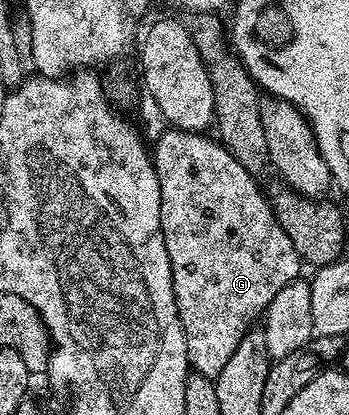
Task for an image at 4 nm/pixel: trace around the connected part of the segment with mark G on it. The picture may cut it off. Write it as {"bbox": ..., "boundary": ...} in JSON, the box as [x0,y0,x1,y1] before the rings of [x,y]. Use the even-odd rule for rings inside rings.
{"bbox":[153,129,301,381],"boundary":[[[167,129],[167,132],[156,141],[155,147],[153,143],[153,162],[161,189],[161,229],[163,230],[165,249],[169,253],[175,304],[179,310],[179,320],[183,323],[183,332],[187,335],[187,362],[194,374],[196,371],[197,374],[204,375],[208,381],[211,381],[219,376],[221,369],[225,369],[225,365],[231,360],[235,350],[239,348],[240,343],[244,342],[243,330],[246,329],[247,322],[255,318],[258,320],[266,312],[277,292],[285,284],[292,283],[295,279],[300,278],[301,260],[299,254],[293,249],[293,241],[289,241],[285,229],[278,224],[268,196],[266,194],[263,196],[262,189],[255,184],[256,176],[247,171],[245,165],[241,165],[241,161],[234,159],[222,143],[216,141],[212,136],[211,140],[209,136],[210,134],[197,131]]]}

